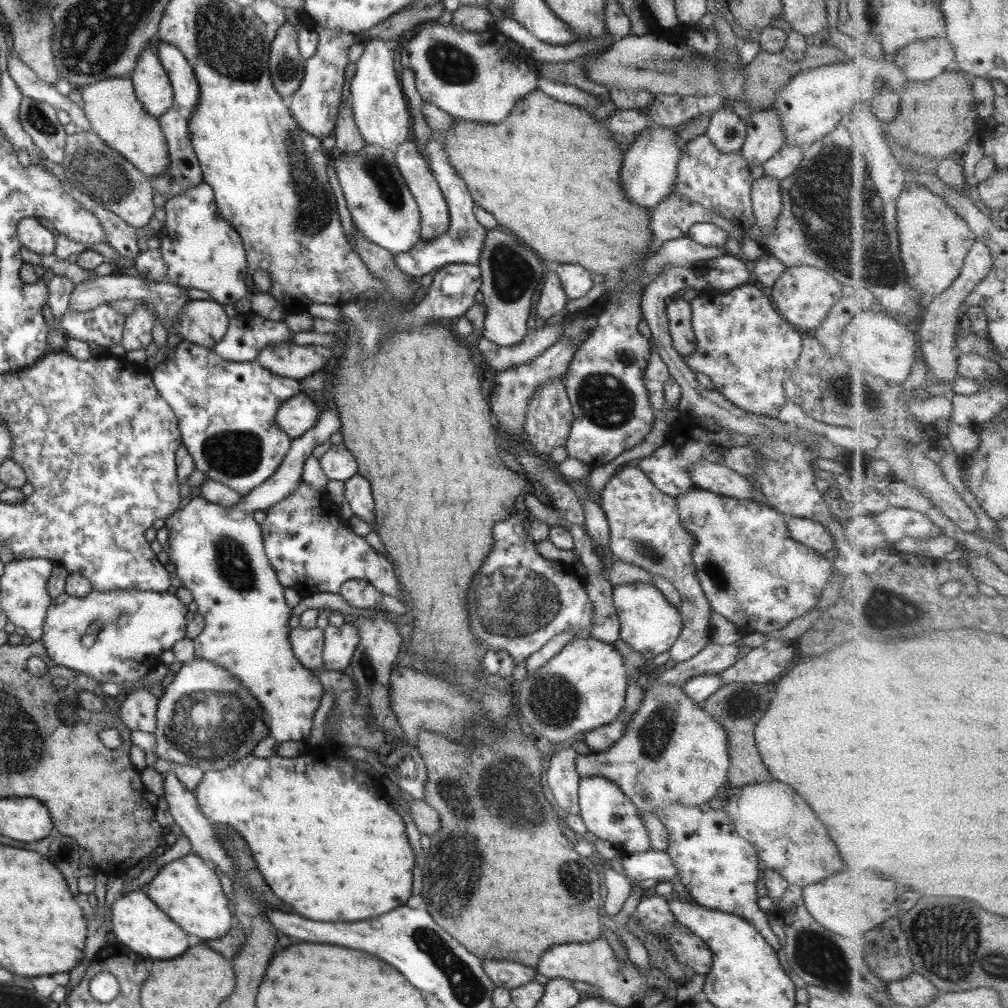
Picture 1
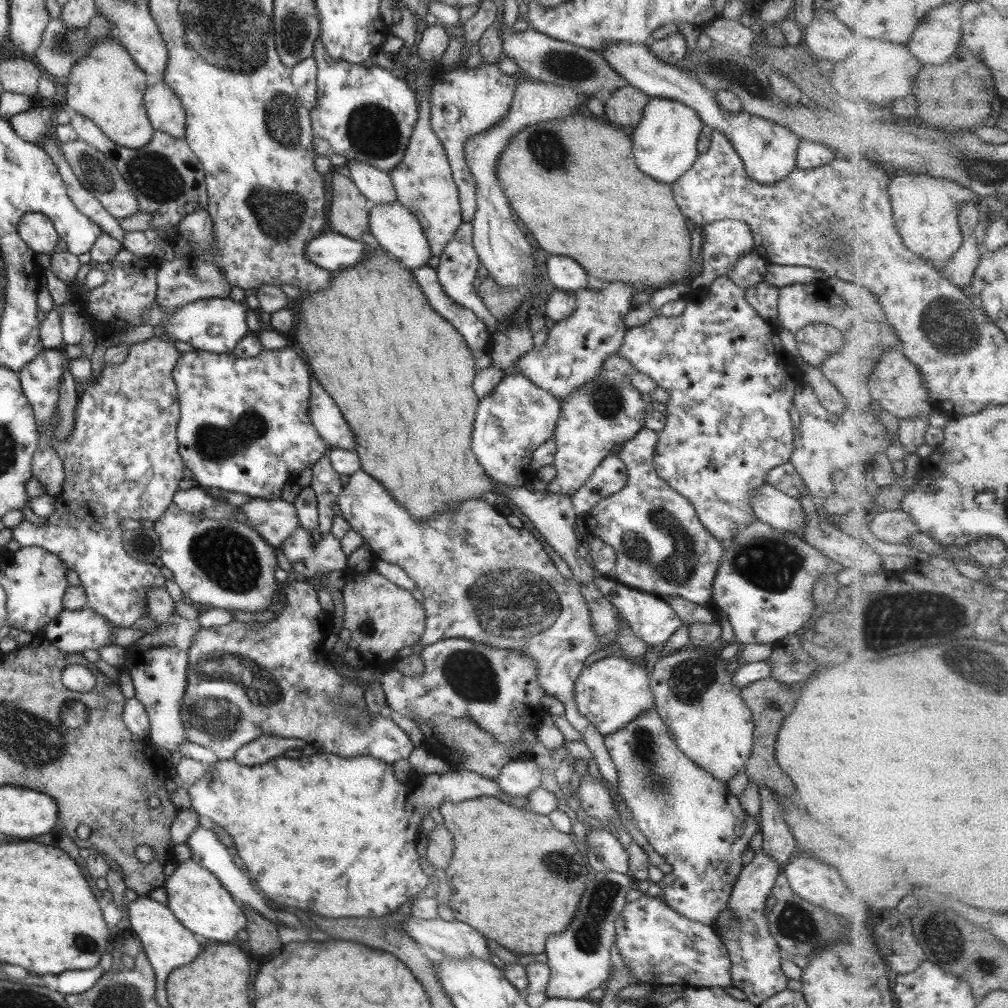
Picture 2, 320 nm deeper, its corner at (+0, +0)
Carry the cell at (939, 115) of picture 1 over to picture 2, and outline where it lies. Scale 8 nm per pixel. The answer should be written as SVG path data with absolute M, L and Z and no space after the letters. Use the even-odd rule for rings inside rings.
M963 46L946 63L924 65L916 82L913 94L921 104L918 121L943 130L972 130L982 126L983 120L993 112L993 100L1000 98L990 67Z

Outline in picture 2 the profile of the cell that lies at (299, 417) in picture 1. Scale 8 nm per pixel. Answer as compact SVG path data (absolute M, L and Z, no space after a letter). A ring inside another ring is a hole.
M311 376L308 415L311 424L324 440L328 448L341 448L353 451L356 440L351 427L344 421L340 410L335 407L333 398L329 398L319 383Z

